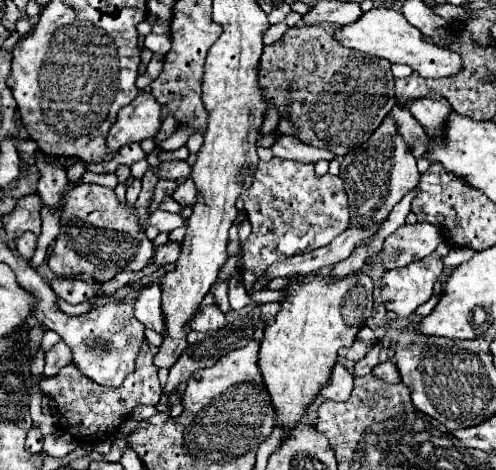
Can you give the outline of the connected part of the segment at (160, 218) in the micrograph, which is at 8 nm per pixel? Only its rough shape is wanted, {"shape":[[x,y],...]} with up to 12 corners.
{"shape":[[155,211],[151,225],[159,233],[171,233],[183,225],[181,215]]}

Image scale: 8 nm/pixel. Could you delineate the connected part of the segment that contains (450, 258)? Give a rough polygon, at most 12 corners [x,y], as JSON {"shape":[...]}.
{"shape":[[451,249],[443,257],[447,269],[469,261],[475,251]]}

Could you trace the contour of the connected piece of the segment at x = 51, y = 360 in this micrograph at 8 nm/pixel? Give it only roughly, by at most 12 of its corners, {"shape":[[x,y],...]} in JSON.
{"shape":[[65,341],[45,353],[45,377],[71,363]]}

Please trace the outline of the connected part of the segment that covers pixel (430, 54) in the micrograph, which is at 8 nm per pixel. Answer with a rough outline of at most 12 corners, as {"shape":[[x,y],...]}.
{"shape":[[373,7],[335,31],[349,49],[449,77],[461,57],[429,45],[403,13]]}

